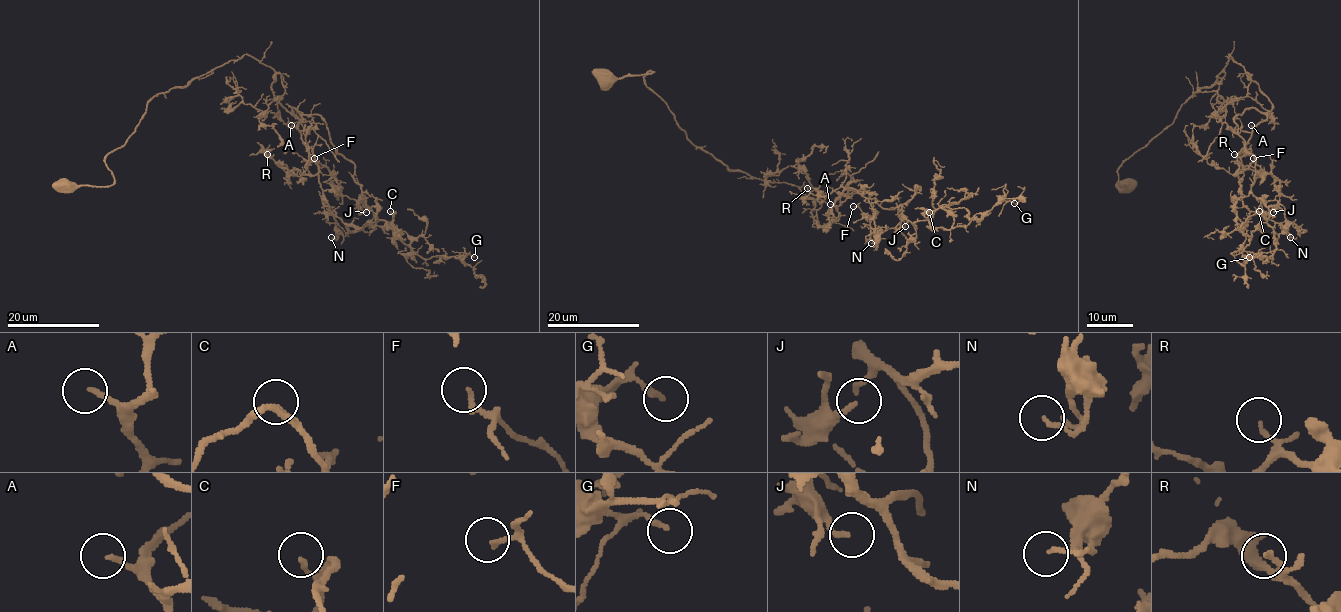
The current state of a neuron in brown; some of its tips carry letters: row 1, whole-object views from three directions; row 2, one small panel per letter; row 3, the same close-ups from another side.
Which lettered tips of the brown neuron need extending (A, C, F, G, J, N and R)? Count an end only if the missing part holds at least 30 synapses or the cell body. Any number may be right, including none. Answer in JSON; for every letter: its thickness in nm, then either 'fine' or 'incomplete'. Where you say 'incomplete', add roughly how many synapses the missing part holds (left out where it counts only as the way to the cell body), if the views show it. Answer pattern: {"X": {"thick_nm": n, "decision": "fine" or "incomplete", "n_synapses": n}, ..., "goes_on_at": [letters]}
{"A": {"thick_nm": 150, "decision": "incomplete", "n_synapses": 50}, "C": {"thick_nm": 140, "decision": "fine"}, "F": {"thick_nm": 150, "decision": "fine"}, "G": {"thick_nm": 180, "decision": "fine"}, "J": {"thick_nm": 140, "decision": "fine"}, "N": {"thick_nm": 120, "decision": "fine"}, "R": {"thick_nm": 110, "decision": "fine"}, "goes_on_at": ["A"]}

